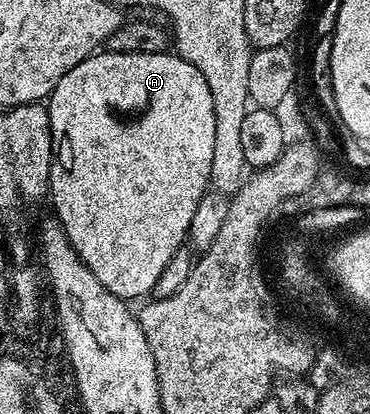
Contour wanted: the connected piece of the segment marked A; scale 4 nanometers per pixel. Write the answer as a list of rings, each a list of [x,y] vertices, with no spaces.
[[[97,51],[82,59],[78,67],[70,67],[46,98],[46,108],[52,128],[52,173],[48,176],[48,193],[52,197],[51,212],[62,223],[74,251],[94,271],[94,276],[106,291],[125,299],[147,298],[153,292],[158,277],[167,263],[188,240],[190,219],[198,211],[198,203],[210,189],[210,163],[214,160],[214,99],[210,95],[210,83],[202,79],[202,71],[194,63],[186,63],[172,51],[163,53],[110,53]]]

